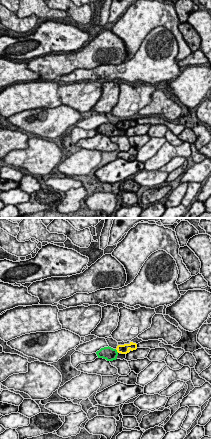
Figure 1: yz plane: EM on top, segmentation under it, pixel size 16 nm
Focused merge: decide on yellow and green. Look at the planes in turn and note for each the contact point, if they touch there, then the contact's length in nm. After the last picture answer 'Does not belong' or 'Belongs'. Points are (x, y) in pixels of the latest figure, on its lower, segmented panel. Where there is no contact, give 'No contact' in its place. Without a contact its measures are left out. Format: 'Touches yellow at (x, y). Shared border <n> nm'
Touches yellow at (117, 351). Shared border 80 nm

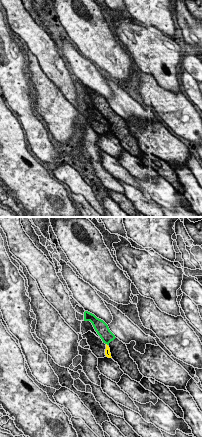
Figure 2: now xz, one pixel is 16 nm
No contact

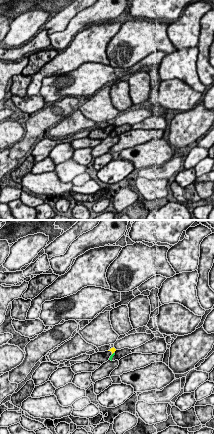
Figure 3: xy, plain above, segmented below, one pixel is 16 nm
No contact

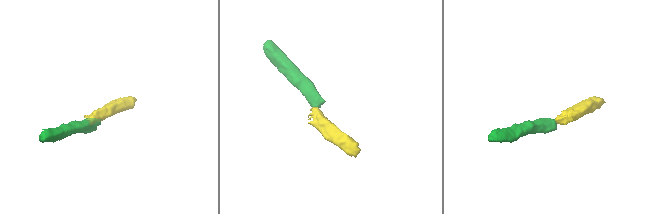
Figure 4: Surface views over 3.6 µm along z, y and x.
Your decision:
Does not belong

